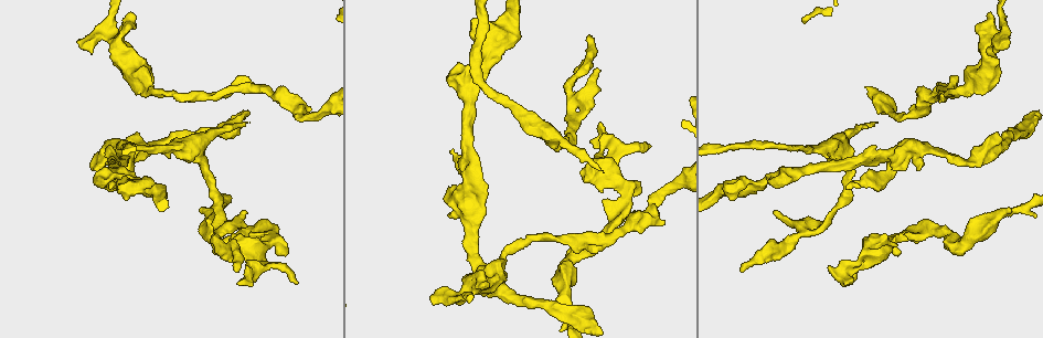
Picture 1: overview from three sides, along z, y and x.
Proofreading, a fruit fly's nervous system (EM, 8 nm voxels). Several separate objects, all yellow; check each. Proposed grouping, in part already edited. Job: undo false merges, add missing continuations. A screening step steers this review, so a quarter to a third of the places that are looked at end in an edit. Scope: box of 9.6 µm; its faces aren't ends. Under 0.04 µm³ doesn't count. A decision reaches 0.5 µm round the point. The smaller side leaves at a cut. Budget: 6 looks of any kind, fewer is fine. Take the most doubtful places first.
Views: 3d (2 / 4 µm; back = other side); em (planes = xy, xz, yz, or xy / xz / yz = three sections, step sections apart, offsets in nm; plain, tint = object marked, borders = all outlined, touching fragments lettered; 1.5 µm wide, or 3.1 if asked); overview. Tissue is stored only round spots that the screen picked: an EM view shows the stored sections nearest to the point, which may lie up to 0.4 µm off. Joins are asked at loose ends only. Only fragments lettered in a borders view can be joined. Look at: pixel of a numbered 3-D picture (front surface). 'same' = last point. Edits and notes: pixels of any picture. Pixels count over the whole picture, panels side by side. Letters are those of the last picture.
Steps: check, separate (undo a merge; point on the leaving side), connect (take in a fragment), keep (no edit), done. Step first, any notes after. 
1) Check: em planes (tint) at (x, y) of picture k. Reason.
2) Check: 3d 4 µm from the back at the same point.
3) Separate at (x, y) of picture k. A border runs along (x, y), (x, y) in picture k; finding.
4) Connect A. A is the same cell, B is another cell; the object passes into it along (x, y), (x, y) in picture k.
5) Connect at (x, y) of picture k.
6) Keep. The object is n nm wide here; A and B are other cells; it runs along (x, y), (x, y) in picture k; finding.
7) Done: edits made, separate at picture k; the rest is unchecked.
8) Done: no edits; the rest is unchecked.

Check: em planes (borders) at (587, 36) of picture 1. Branch stops here.

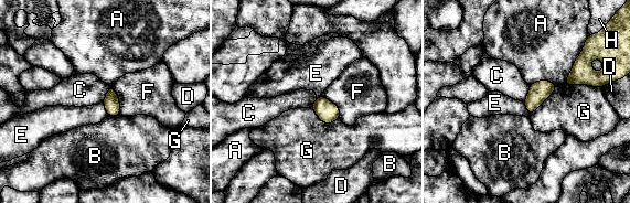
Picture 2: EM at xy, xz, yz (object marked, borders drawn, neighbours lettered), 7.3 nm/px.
Keep. The longest contact is with A, 300 nm; A, B, C, D, E, F, G and H are other cells; a border runs along (103, 102), (108, 115) in picture 2; no lettered fragment goes on from it.

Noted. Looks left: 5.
Check: em xy step 8 (tint) at (897, 252) of picture 1.

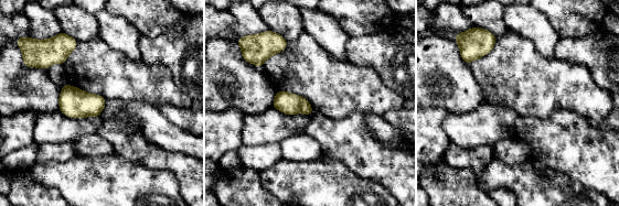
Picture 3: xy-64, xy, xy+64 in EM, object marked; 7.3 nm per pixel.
Check: em planes (borders) at the same point.

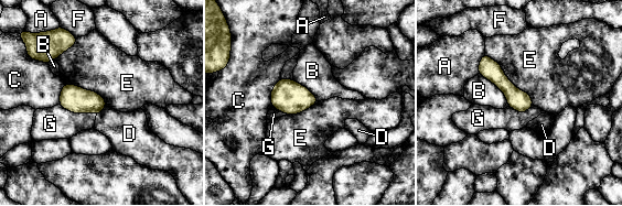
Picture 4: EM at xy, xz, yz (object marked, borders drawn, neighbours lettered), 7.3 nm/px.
Keep. A, B, C, D, E, F and G are other cells; a border runs along (484, 54), (531, 97), (533, 105) in picture 4; none of them fits.

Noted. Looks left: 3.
Check: 3d 4 µm at (210, 212) of picture 1. Calibre changes.

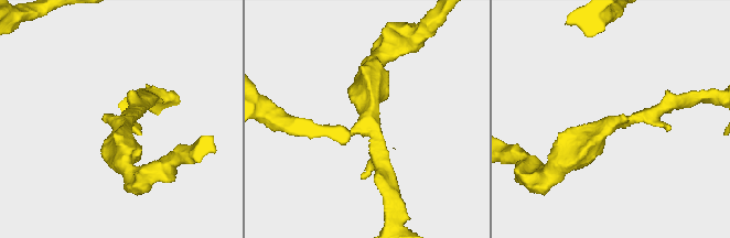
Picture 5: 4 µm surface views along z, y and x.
Check: em planes (borders) at (369, 125) of picture 5. Now the EM.

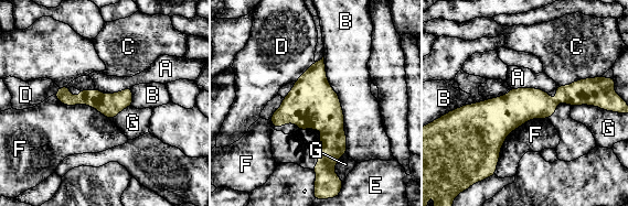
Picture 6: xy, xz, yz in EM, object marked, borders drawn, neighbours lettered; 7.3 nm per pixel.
Keep. The longest contact is with B, 750 nm; A, B, C, D, E, F and G are other cells; a border runs along (547, 118), (507, 136), (495, 172) in picture 6; all the same cell.

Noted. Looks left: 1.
Done: no edits; the rest is unchecked.

